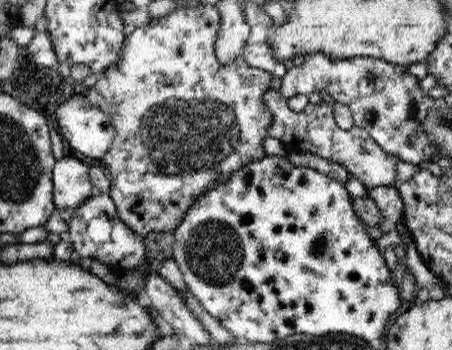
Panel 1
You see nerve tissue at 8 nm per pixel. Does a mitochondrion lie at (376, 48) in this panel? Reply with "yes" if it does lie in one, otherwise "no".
no

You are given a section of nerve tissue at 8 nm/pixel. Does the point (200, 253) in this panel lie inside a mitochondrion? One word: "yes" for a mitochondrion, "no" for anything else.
yes

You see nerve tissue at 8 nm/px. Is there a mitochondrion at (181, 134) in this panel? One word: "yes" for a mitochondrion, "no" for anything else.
yes

